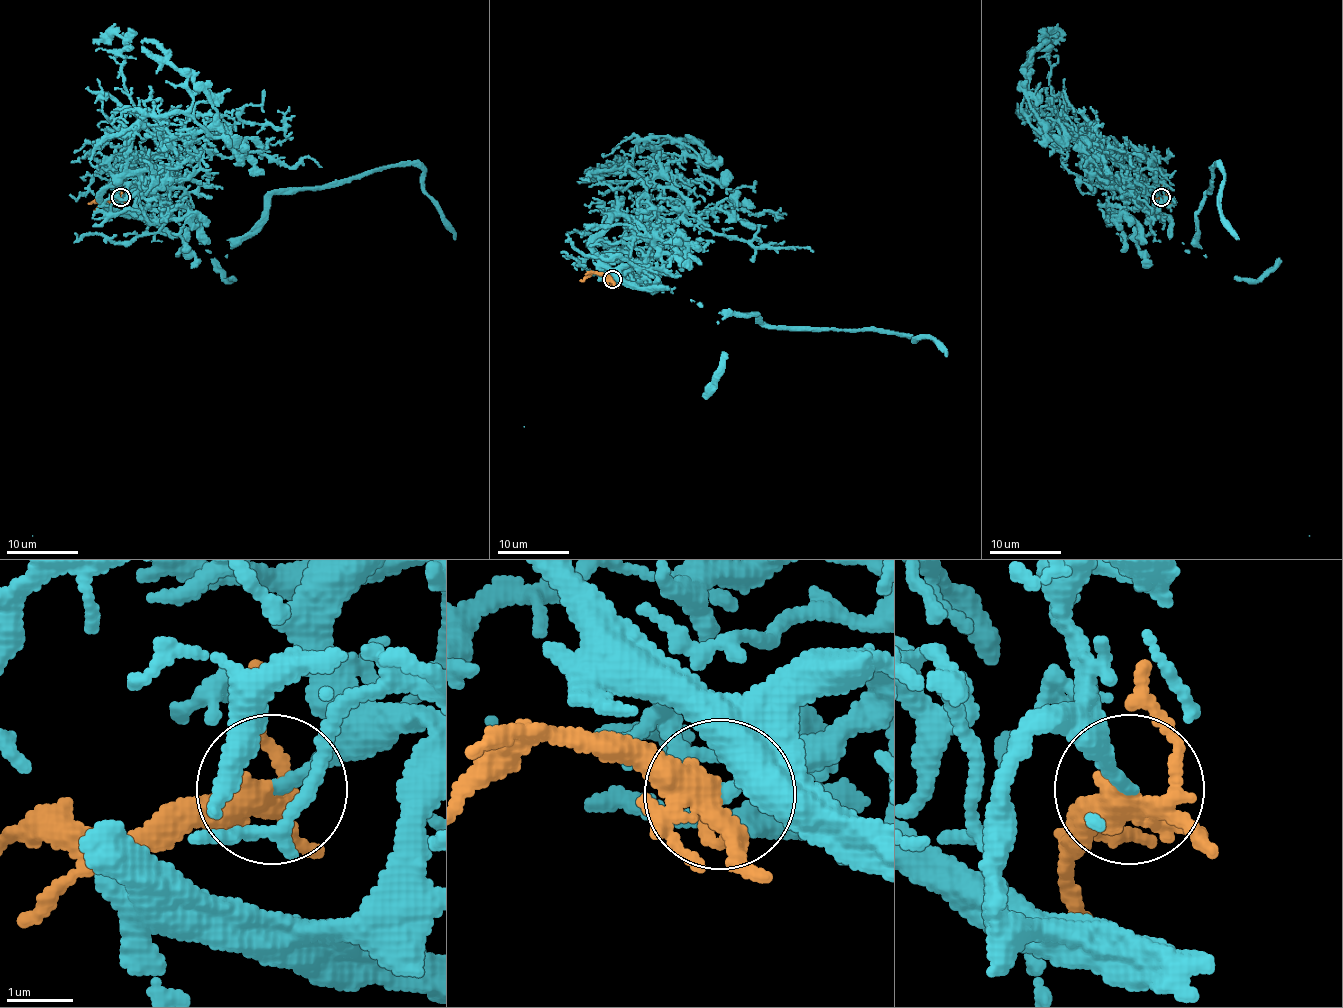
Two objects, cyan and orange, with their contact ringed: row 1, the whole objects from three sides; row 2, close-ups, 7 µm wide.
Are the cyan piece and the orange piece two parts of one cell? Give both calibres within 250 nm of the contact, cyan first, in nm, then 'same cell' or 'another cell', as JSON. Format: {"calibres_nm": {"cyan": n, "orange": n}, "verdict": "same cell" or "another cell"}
{"calibres_nm": {"cyan": 190, "orange": 300}, "verdict": "same cell"}

